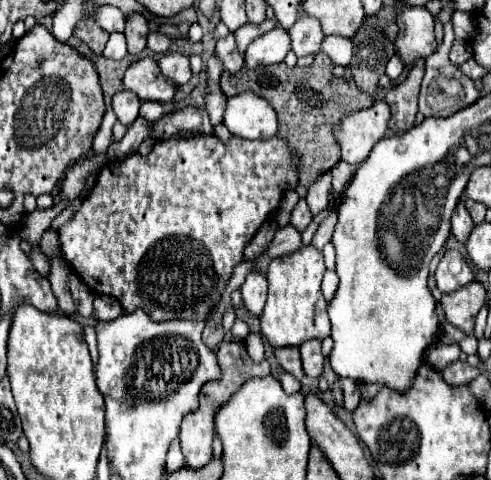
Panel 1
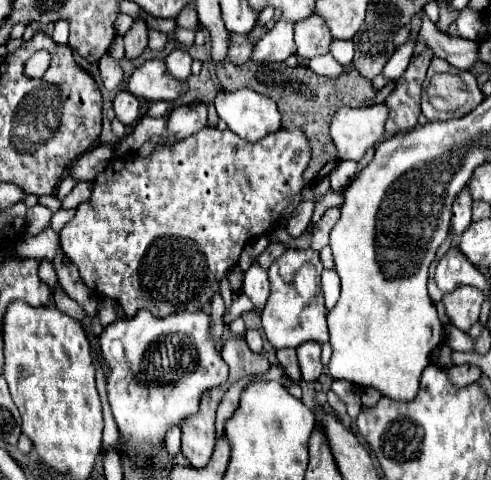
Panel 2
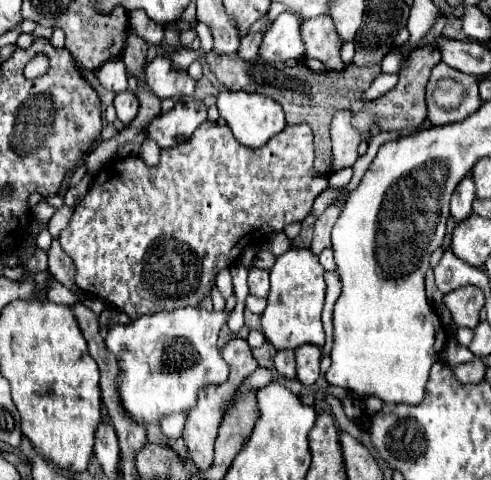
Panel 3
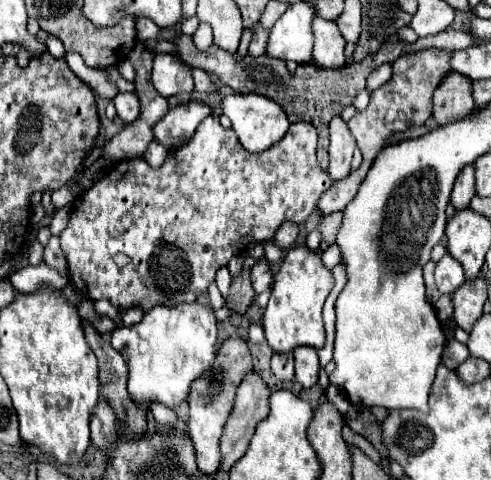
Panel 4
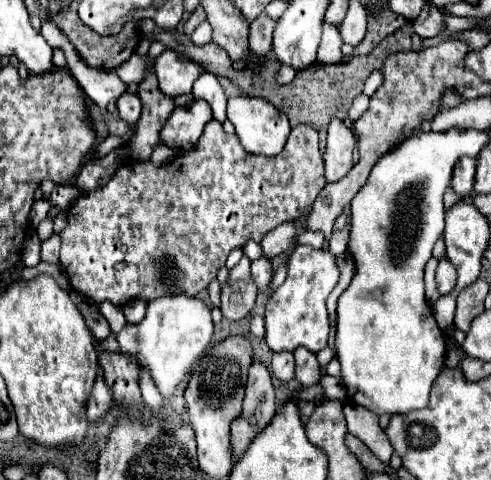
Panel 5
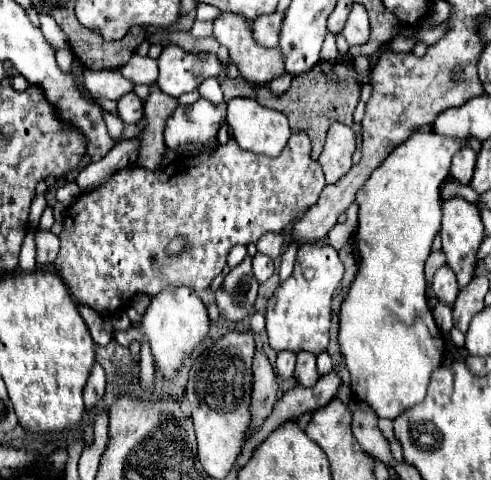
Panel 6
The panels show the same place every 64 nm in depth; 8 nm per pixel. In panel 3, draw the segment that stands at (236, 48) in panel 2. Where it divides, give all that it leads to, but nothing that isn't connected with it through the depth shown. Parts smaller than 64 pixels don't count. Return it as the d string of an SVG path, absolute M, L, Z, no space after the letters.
M262 32L242 36L240 48L238 48L238 56L244 58L244 60L256 58L256 56L258 56L258 50L260 50L260 40L262 40Z

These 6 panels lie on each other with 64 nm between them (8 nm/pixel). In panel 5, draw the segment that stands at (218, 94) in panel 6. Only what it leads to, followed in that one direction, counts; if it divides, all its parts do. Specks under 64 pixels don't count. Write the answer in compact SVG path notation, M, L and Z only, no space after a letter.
M202 74L196 80L192 92L196 98L204 98L212 106L214 118L218 122L222 122L222 124L226 122L226 94L224 94L224 90L218 84L218 78L214 74Z

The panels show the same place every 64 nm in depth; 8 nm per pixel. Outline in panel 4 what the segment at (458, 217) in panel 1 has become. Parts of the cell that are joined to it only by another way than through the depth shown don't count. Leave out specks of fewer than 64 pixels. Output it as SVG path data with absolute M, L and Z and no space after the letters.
M468 164L468 168L460 170L460 176L454 182L450 200L456 210L464 210L468 208L472 196L474 196L474 164Z

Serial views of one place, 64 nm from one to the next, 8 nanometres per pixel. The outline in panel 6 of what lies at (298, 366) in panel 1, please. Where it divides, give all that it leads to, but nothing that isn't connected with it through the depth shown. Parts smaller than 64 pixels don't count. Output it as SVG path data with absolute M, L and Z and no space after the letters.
M280 352L278 360L276 360L276 374L280 378L292 378L294 374L294 364L296 364L296 354L292 352Z

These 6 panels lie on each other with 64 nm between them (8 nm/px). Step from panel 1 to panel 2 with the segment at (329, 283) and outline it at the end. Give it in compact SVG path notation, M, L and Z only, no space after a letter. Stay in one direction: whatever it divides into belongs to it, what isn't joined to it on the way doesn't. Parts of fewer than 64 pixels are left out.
M334 270L322 272L322 292L326 298L326 308L330 310L338 302L338 294L340 294L340 278Z

